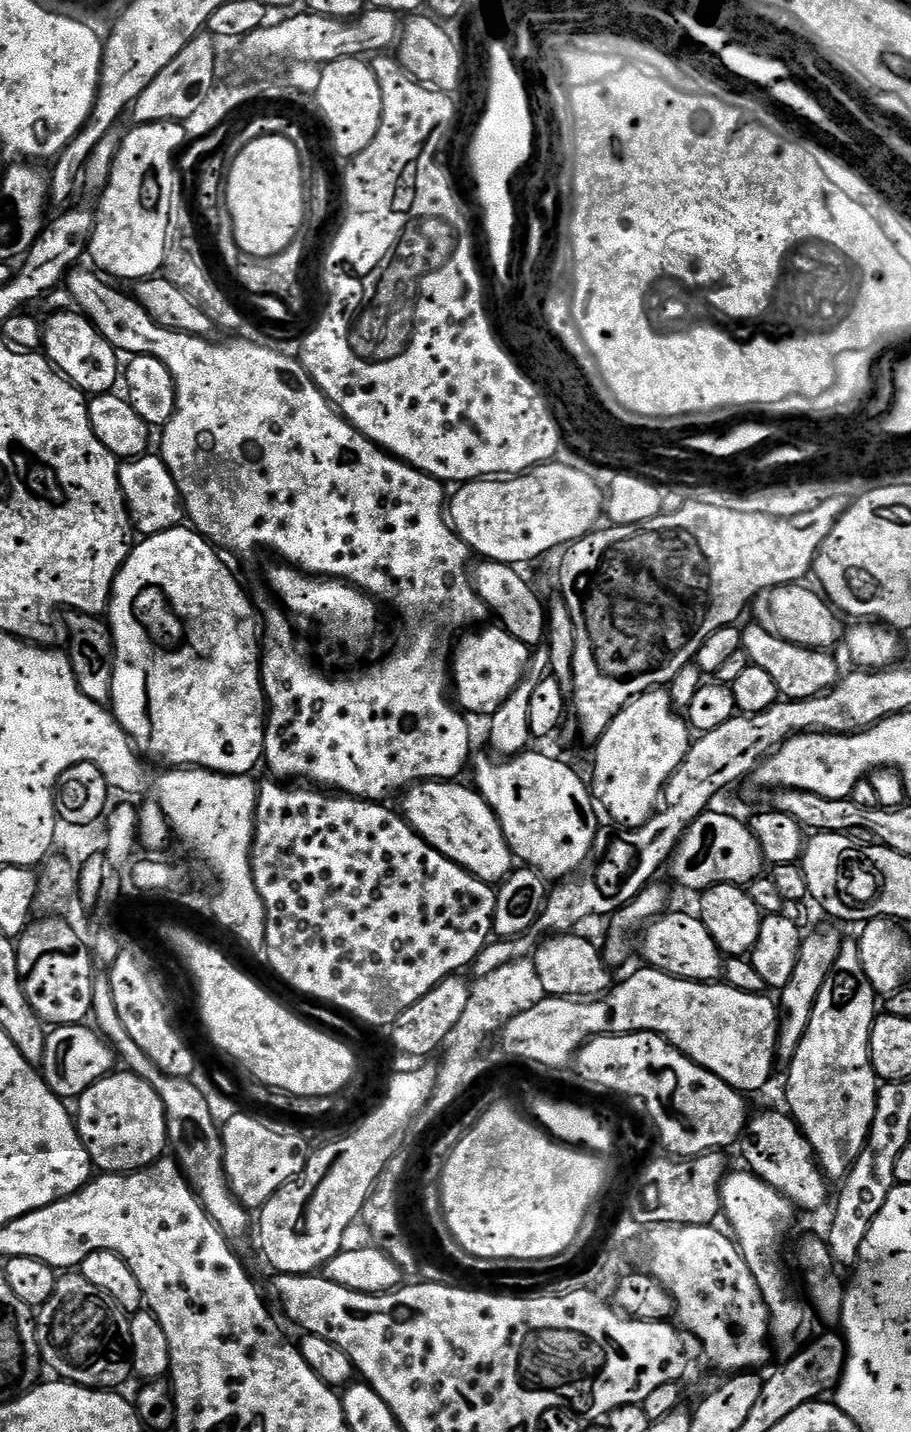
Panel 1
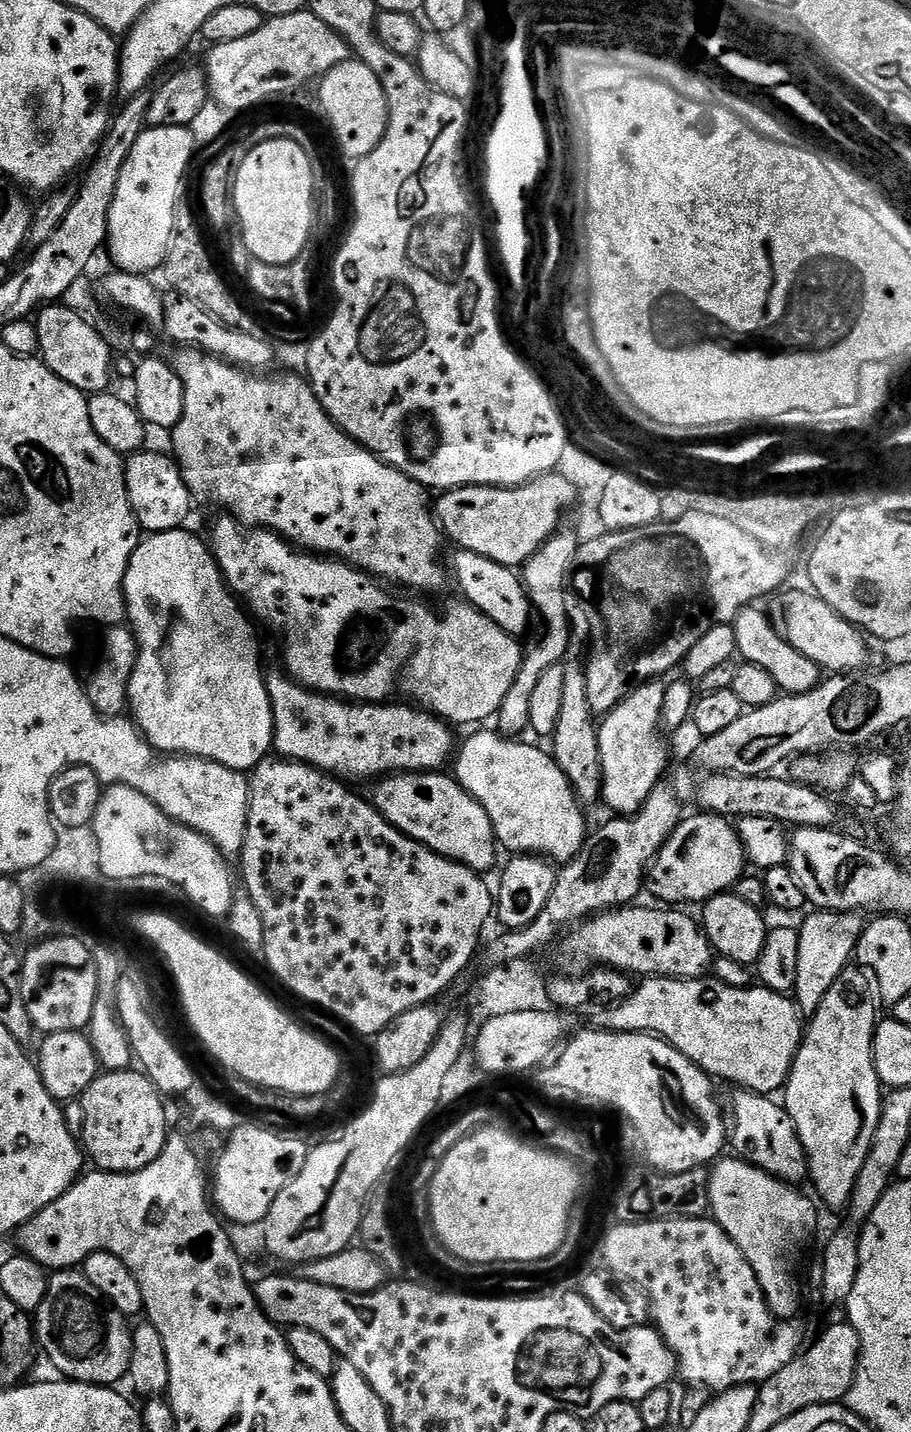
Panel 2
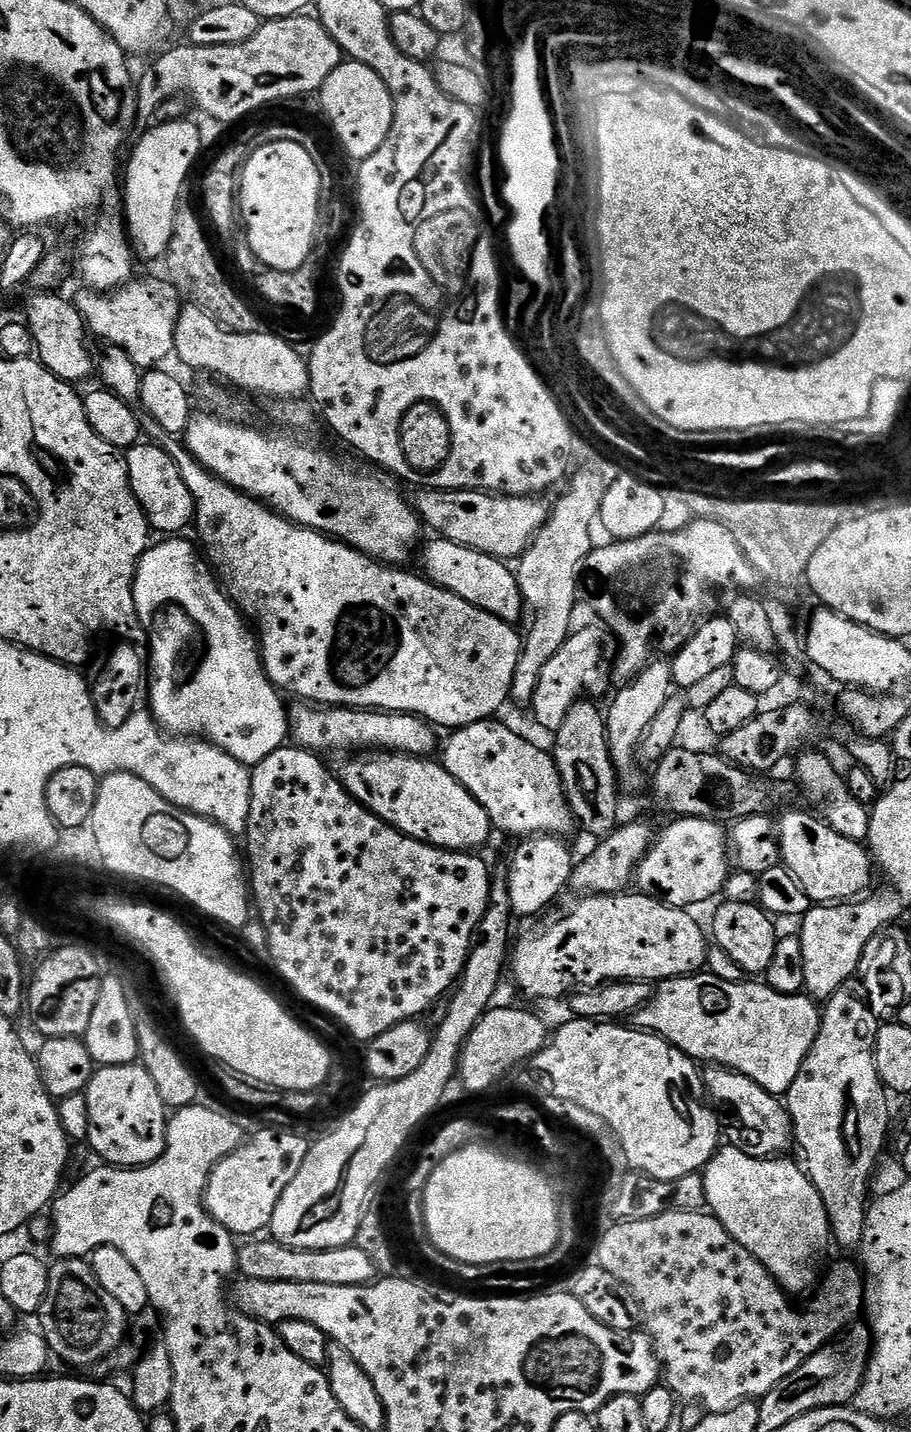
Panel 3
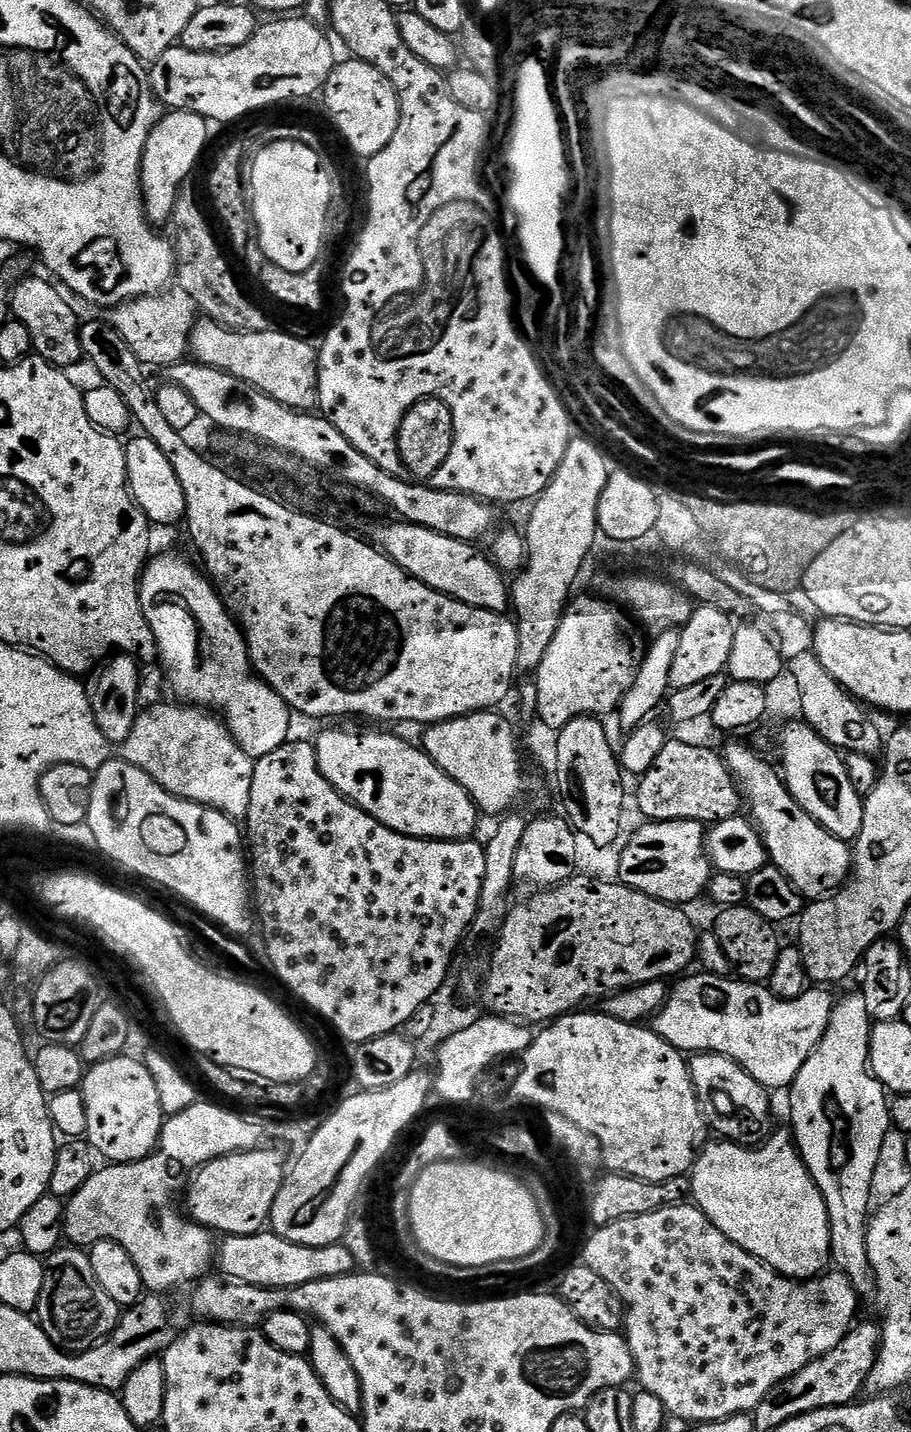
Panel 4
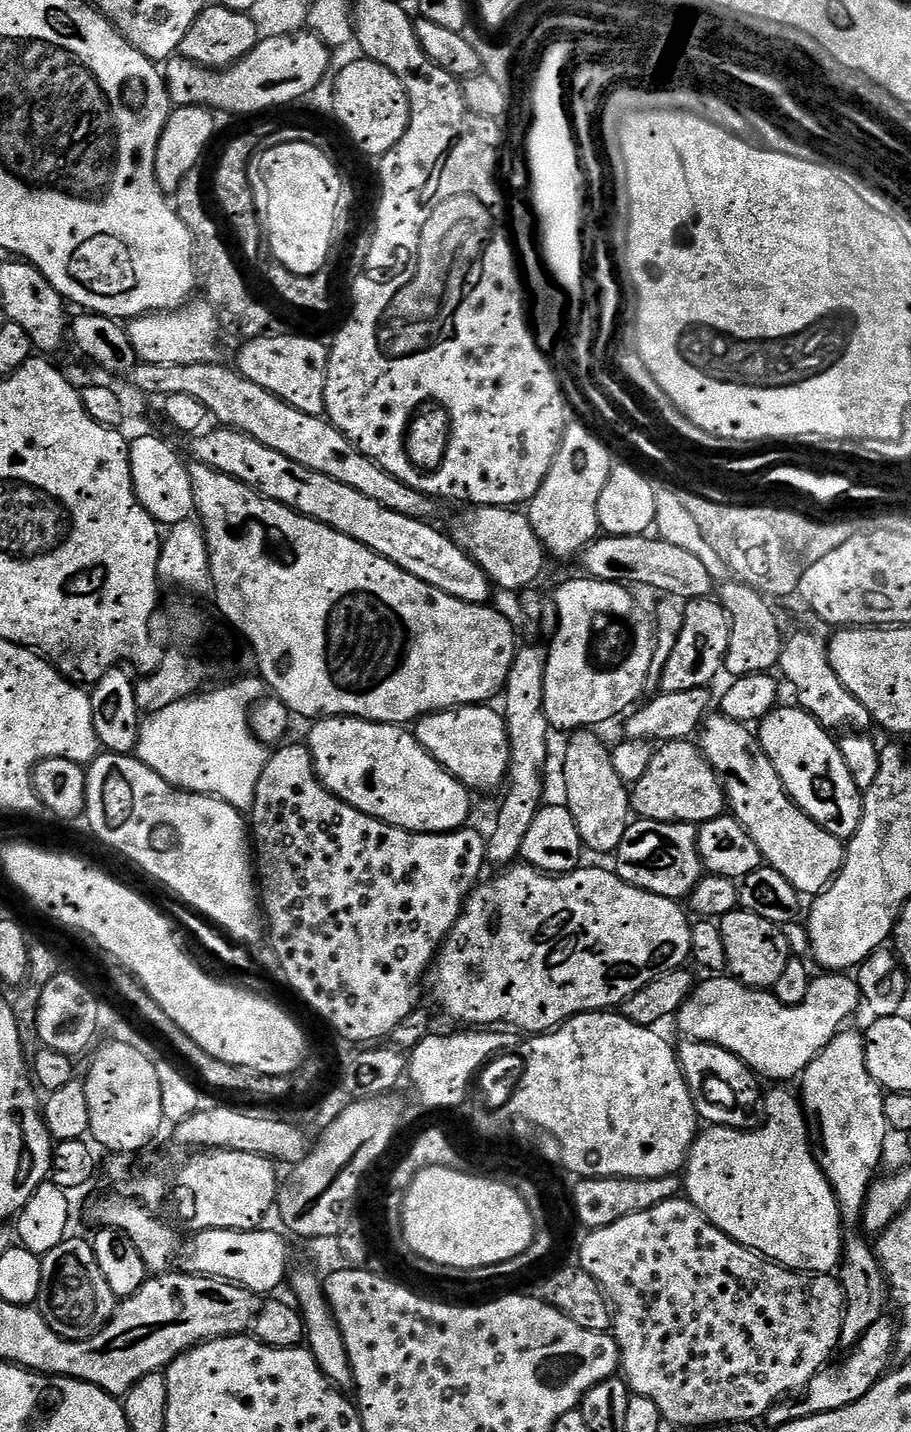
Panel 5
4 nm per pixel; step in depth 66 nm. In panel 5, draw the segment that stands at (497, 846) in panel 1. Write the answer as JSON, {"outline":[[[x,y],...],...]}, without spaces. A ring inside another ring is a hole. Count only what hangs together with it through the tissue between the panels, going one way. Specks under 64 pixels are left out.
{"outline":[[[334,716],[321,718],[311,725],[306,743],[312,752],[316,777],[326,790],[345,800],[362,814],[373,816],[395,828],[407,832],[458,832],[469,823],[472,804],[468,801],[469,789],[455,780],[416,740],[407,727],[398,724],[373,724],[370,720],[358,720]]]}

